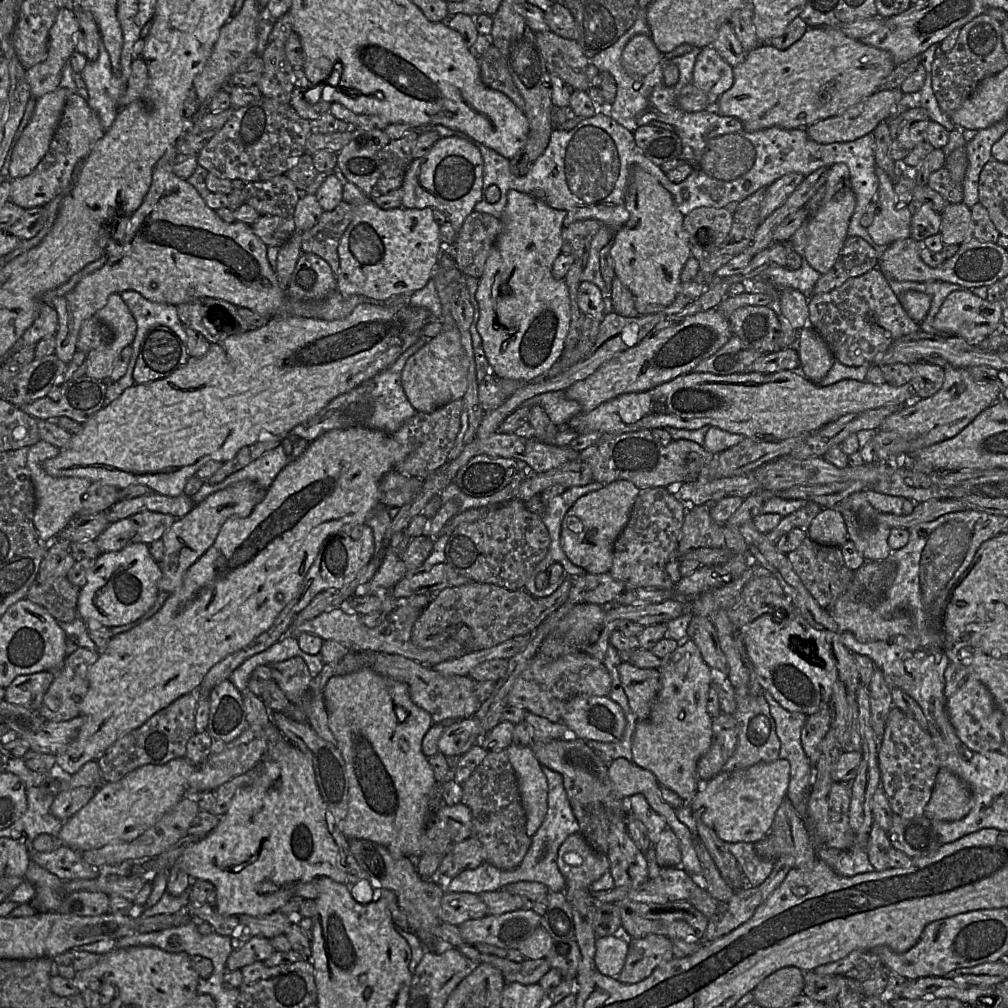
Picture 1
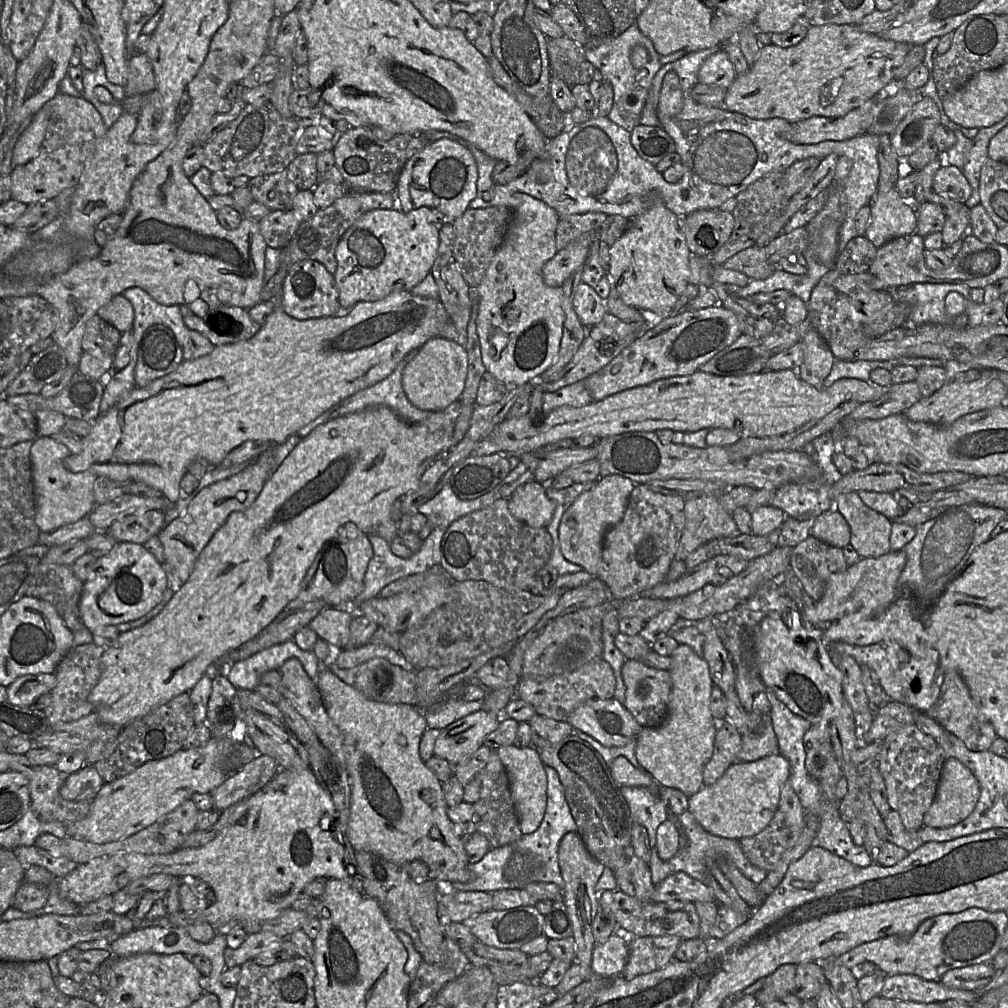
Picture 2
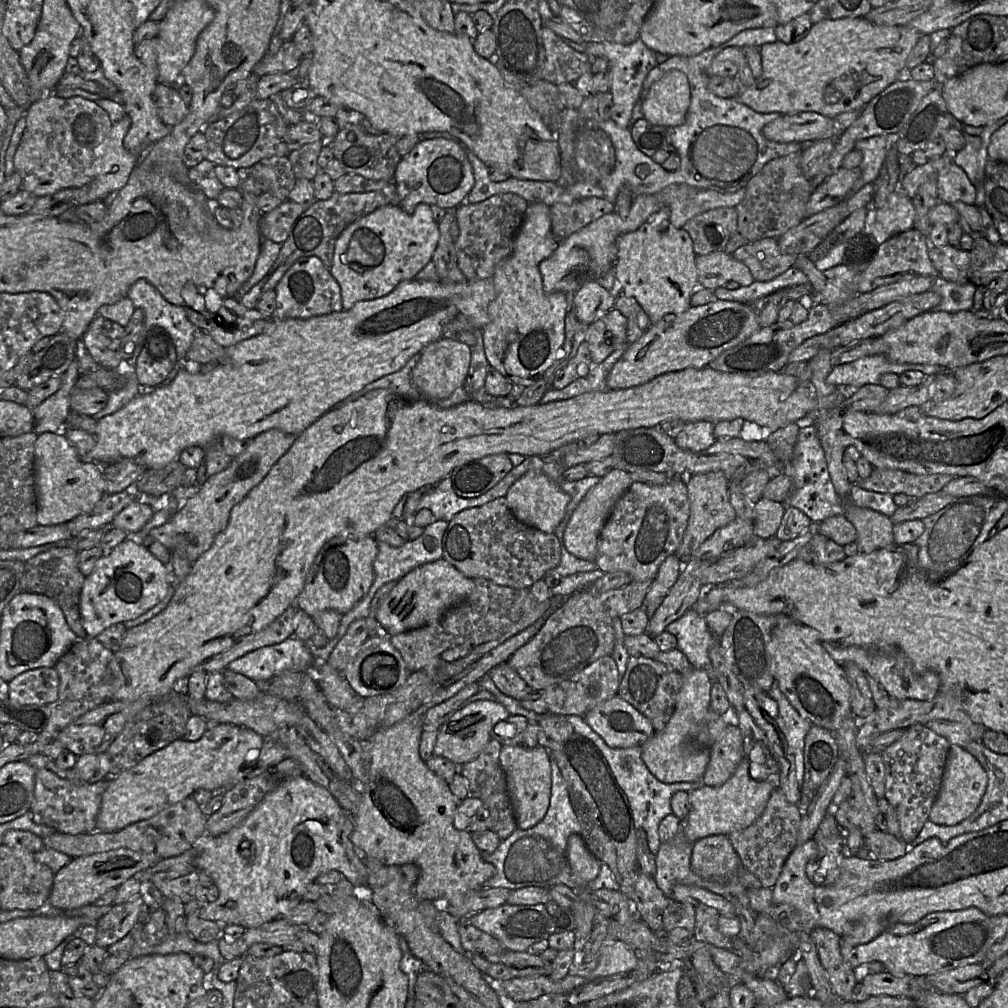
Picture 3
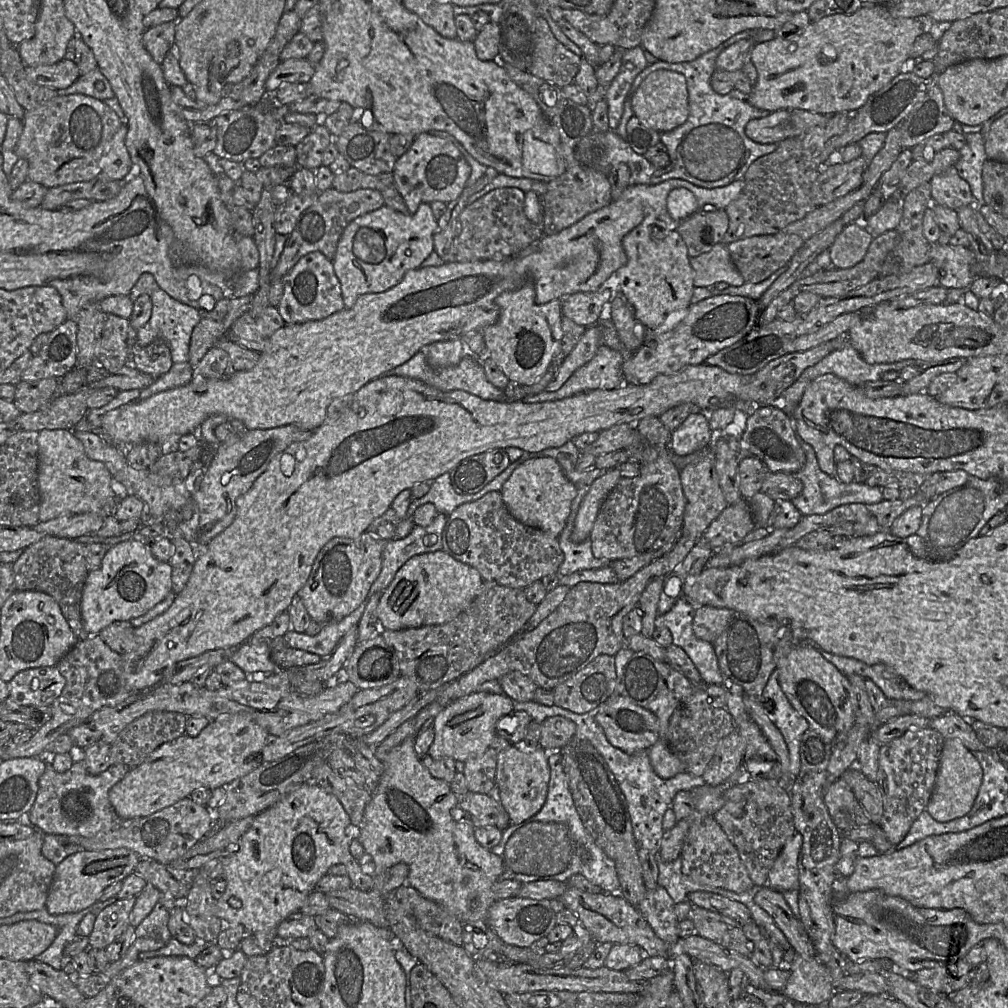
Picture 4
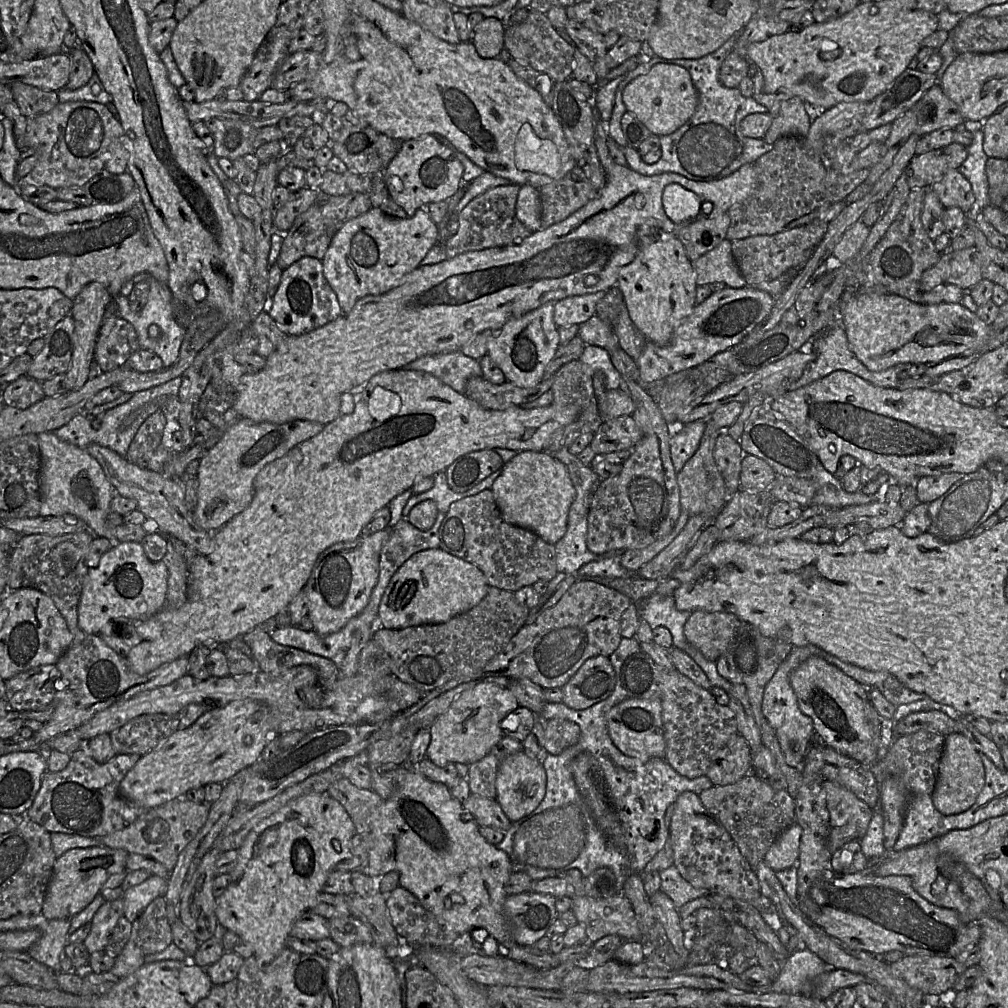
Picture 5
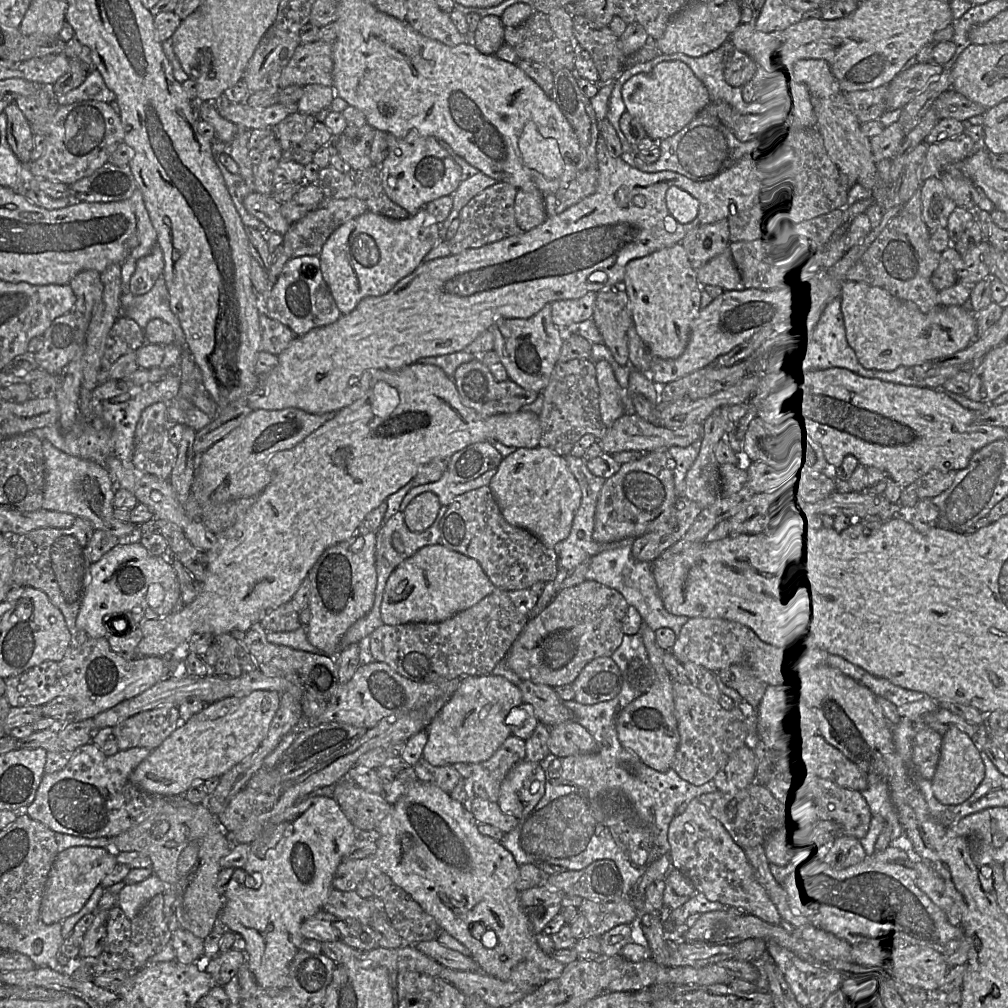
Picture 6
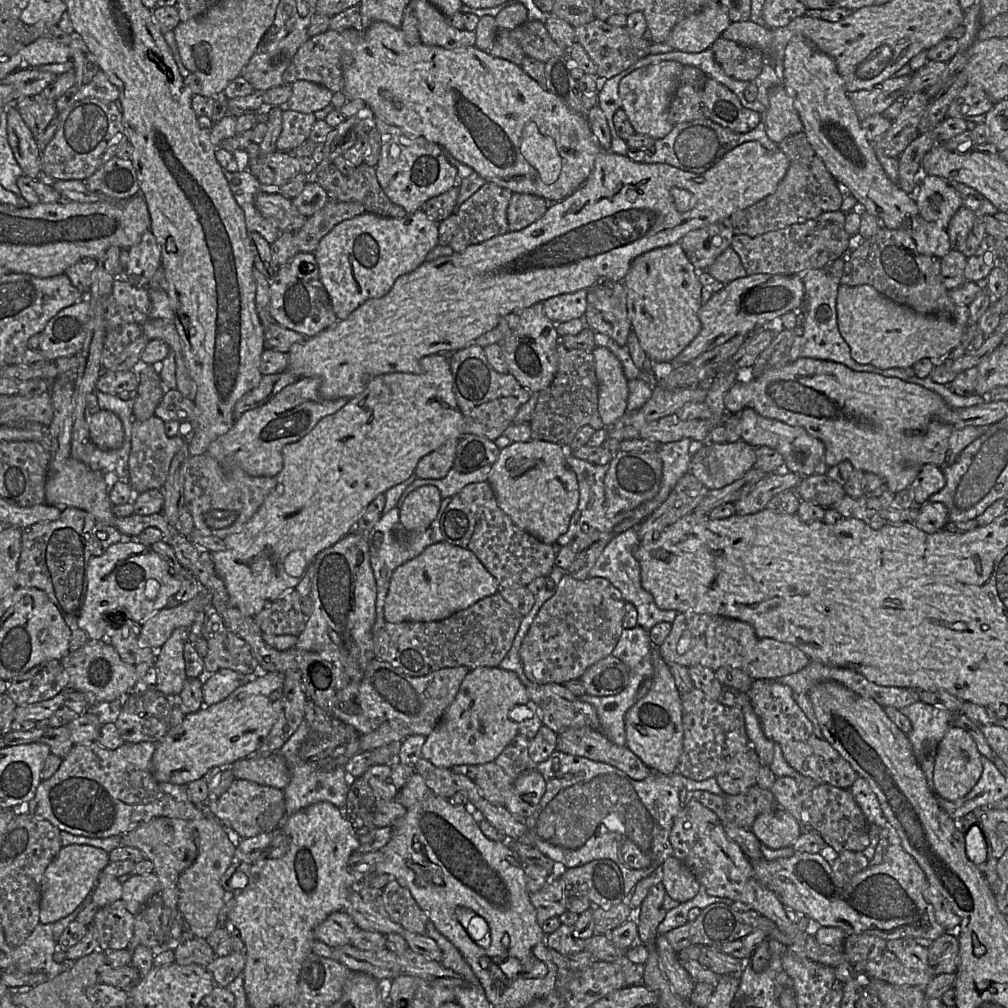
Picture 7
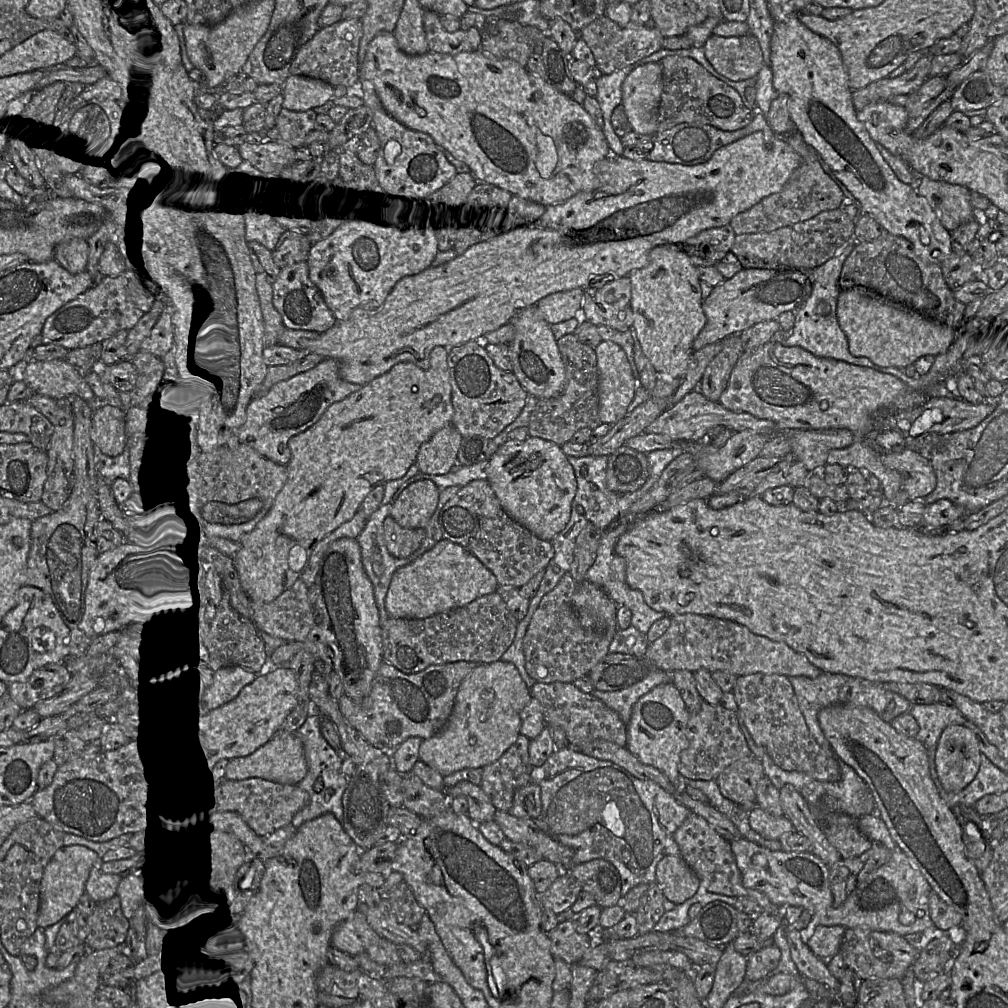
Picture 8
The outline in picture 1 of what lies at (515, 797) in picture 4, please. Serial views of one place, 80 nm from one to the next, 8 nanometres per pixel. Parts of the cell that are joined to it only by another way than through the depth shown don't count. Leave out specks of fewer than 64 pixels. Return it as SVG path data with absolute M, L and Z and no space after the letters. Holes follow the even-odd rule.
M511 744L506 752L516 774L522 805L526 813L526 833L532 837L547 813L547 779L531 747Z

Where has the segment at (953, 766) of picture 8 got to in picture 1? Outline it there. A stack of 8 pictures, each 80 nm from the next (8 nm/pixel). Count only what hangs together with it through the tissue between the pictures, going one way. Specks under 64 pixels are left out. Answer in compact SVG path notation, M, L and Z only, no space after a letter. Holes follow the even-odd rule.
M940 768L924 816L952 822L964 818L973 807L970 789L951 771Z

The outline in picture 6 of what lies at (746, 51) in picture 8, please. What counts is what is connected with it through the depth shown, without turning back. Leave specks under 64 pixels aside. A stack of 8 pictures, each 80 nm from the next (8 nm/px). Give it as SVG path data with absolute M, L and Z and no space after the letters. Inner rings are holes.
M730 41L724 46L724 78L733 87L742 87L756 72L757 63L748 54L738 50Z

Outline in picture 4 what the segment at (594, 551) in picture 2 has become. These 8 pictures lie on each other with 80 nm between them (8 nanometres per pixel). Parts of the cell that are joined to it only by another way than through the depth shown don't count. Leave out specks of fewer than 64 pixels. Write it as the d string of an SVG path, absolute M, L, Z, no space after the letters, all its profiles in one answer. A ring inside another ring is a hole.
M614 468L604 471L602 476L594 480L578 509L570 536L573 543L581 543L590 537L601 505L621 477L618 468Z

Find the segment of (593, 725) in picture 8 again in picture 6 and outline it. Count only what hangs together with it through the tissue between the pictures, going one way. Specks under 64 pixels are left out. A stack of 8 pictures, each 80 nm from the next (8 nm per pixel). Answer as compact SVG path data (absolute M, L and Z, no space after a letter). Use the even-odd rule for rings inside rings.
M522 680L518 685L525 704L530 704L539 723L551 728L555 725L574 722L575 715L565 706L554 688Z

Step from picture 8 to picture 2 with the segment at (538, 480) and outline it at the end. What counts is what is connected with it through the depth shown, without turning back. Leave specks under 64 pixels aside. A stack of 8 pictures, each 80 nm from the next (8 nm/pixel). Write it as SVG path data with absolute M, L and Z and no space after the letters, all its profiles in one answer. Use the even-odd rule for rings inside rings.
M535 480L520 485L507 500L511 514L534 528L546 528L556 508L547 496L547 487Z

